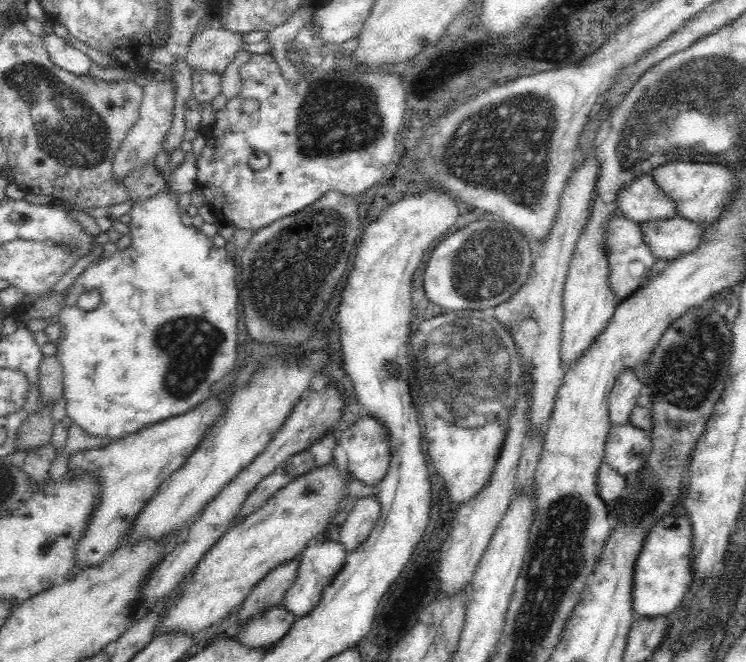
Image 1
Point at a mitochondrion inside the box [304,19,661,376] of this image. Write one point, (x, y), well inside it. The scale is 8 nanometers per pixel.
(471, 151)

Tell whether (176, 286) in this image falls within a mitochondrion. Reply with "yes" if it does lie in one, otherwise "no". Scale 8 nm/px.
no

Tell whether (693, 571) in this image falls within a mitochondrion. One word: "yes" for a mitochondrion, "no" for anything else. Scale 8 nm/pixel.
no

